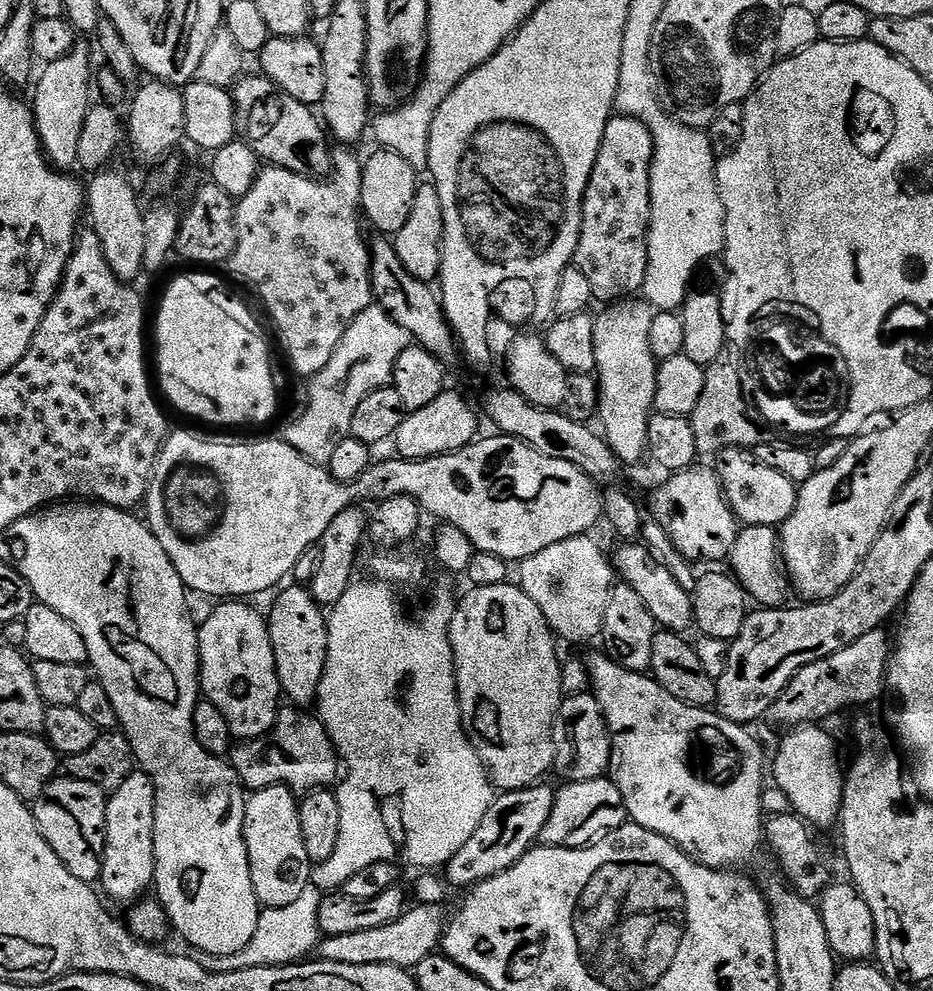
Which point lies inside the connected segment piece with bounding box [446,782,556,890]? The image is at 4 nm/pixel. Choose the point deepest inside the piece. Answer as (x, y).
(515, 822)

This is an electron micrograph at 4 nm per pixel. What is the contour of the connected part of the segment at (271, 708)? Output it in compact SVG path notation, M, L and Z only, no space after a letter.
M220 602L216 609L199 625L200 637L200 691L207 703L218 706L237 741L256 740L264 736L276 724L276 717L282 707L282 693L276 663L274 646L270 646L268 621L263 611L251 608L248 602Z

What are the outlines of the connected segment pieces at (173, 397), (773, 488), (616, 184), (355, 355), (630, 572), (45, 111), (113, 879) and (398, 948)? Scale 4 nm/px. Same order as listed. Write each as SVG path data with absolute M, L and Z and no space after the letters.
M192 270L189 276L178 277L160 300L160 313L156 316L156 368L160 371L160 388L178 411L196 420L205 420L208 424L264 424L276 412L276 380L272 377L272 356L268 353L268 344L255 318L248 313L247 306L228 300L227 294L220 292L219 282L204 272L207 271Z
M728 448L719 453L718 475L720 485L724 487L724 496L733 514L741 525L770 524L779 526L784 523L790 514L794 514L796 505L797 485L790 482L778 470L758 462L755 451L742 448Z
M613 115L606 122L598 158L586 186L582 206L582 230L576 247L574 266L586 274L592 287L593 301L609 306L635 297L643 289L648 265L648 227L650 226L650 166L654 154L654 138L642 121L633 116Z
M379 306L362 310L362 314L350 322L346 334L342 334L342 342L338 342L338 350L334 350L330 362L322 366L317 376L311 377L308 384L309 408L304 416L295 417L296 424L289 426L286 433L289 446L307 460L326 466L338 442L351 437L354 410L362 406L367 396L391 385L394 362L398 362L398 354L409 346L408 332L402 330L386 310Z
M624 542L614 555L614 572L623 583L635 590L642 602L646 602L646 610L665 632L687 633L687 628L693 627L692 594L686 587L680 585L680 580L664 564L656 561L656 556L644 545L644 542Z
M78 42L64 59L45 65L41 76L37 77L32 101L36 132L44 148L45 159L57 171L69 171L77 165L79 139L85 125L86 114L92 105L94 96L92 83L94 67L90 50L84 42Z
M134 770L108 796L106 830L104 831L104 861L99 883L108 891L107 899L122 900L125 904L139 899L153 887L156 879L154 858L154 814L156 813L156 787L143 770Z
M417 903L409 907L394 922L378 926L374 930L358 930L358 934L338 934L321 939L319 959L338 962L346 966L374 966L389 964L399 968L414 970L428 956L441 947L446 927L445 909L441 905Z

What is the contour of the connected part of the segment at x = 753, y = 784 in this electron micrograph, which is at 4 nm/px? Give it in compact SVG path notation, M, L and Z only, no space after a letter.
M597 654L597 656L587 657L586 663L589 668L590 692L596 697L596 701L602 706L604 717L608 723L608 735L612 737L612 757L608 763L610 769L610 779L618 786L618 790L624 799L624 805L628 811L628 818L631 823L642 826L654 834L662 834L670 842L674 842L680 849L707 868L718 868L730 870L740 868L751 862L752 858L763 847L766 834L766 813L764 807L760 805L760 793L766 787L766 764L760 759L764 752L760 749L760 744L751 736L749 729L743 724L730 722L719 711L707 708L695 708L689 704L684 704L674 694L670 694L663 686L653 680L651 675L642 672L628 672L622 666L618 666L609 656Z

